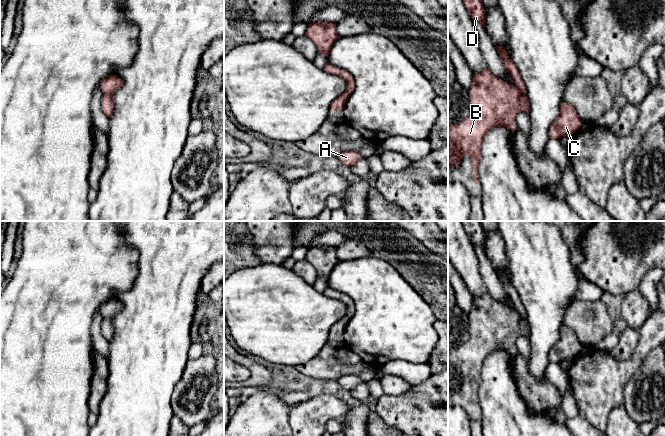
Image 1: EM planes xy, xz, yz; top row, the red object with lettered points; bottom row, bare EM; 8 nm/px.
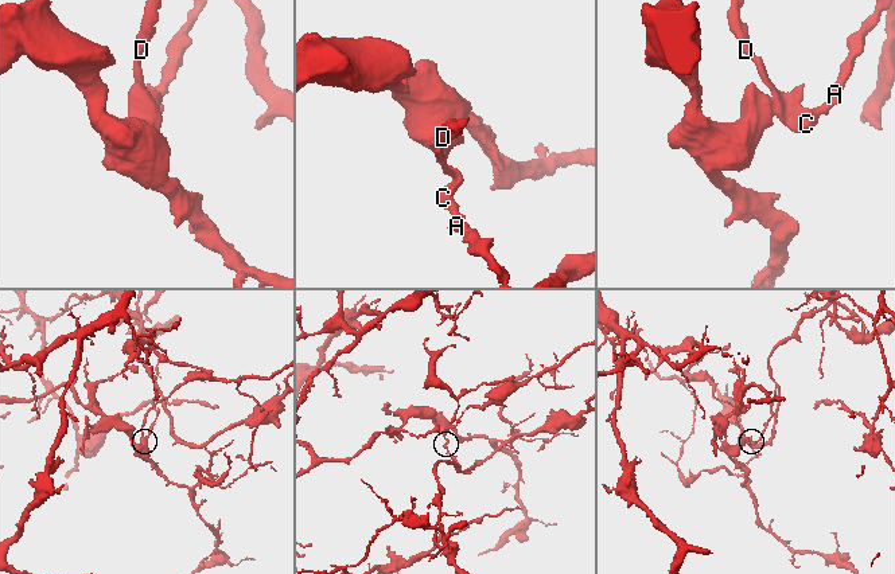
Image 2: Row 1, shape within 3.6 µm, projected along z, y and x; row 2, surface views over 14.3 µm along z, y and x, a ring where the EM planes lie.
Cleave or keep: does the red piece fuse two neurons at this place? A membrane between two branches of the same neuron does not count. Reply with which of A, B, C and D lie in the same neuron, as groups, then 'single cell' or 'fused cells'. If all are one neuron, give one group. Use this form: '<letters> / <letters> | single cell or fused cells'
A B C / D | fused cells

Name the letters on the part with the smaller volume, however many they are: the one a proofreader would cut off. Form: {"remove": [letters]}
{"remove": ["D"]}

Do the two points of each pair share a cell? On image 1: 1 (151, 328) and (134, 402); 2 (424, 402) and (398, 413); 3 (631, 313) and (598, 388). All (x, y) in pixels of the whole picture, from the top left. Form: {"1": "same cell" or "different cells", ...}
{"1": "same cell", "2": "same cell", "3": "different cells"}

